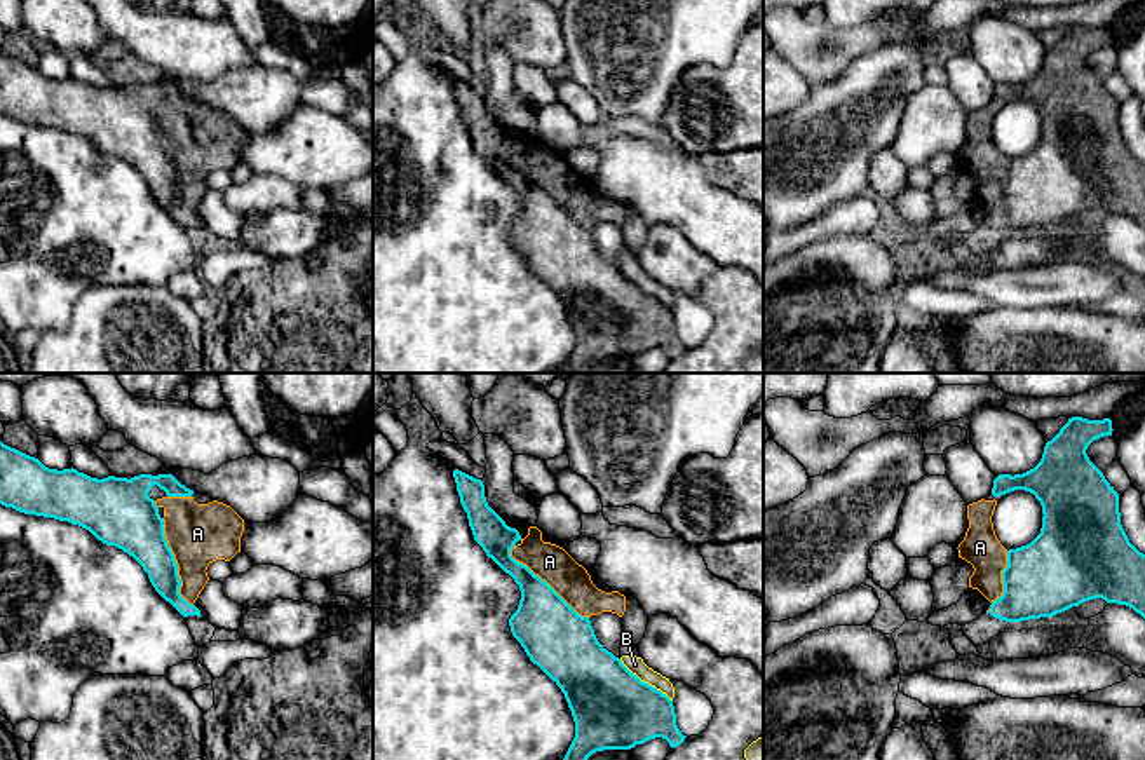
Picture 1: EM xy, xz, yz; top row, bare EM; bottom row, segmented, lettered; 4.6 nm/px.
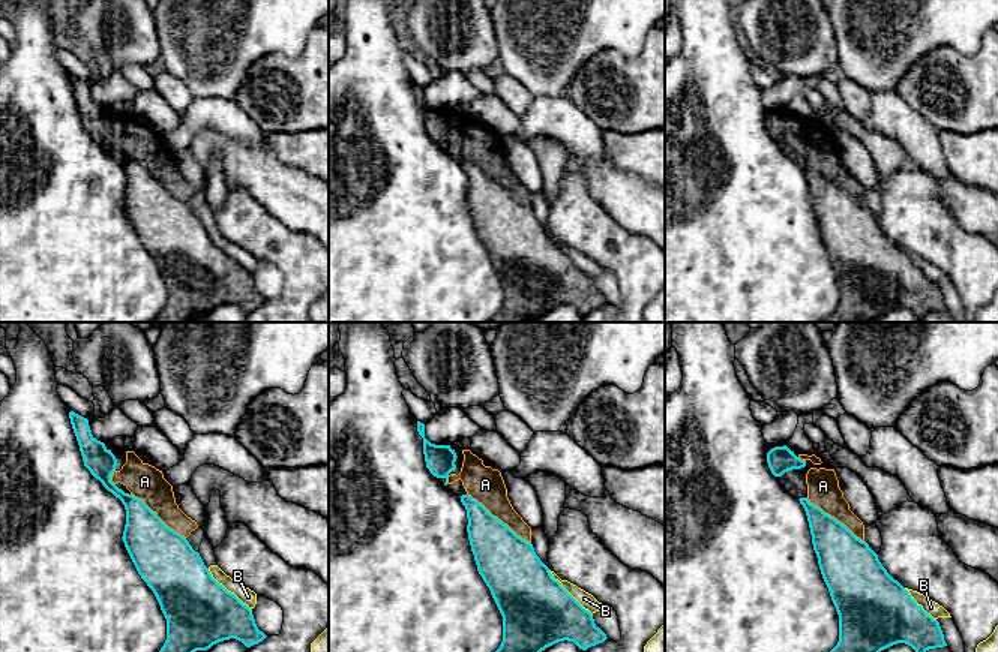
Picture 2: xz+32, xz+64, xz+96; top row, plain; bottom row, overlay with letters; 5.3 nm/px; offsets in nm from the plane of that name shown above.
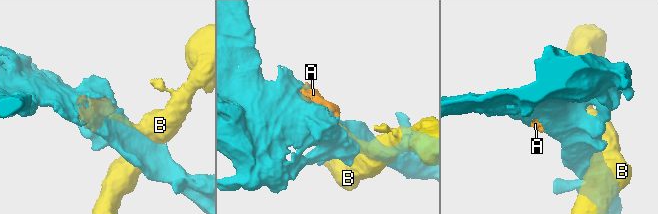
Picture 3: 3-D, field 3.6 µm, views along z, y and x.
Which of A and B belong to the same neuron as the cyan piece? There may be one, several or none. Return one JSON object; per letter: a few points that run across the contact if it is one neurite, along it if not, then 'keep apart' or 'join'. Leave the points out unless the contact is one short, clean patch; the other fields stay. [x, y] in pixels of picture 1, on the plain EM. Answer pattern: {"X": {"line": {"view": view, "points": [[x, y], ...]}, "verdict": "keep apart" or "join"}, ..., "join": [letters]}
{"A": {"verdict": "join"}, "B": {"verdict": "keep apart"}, "join": ["A"]}

